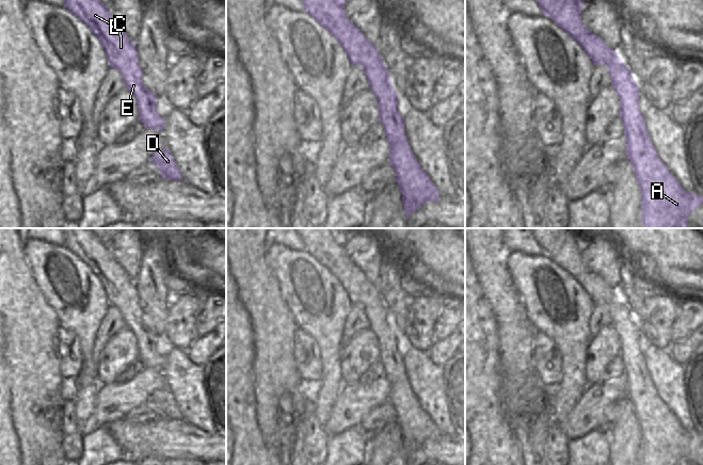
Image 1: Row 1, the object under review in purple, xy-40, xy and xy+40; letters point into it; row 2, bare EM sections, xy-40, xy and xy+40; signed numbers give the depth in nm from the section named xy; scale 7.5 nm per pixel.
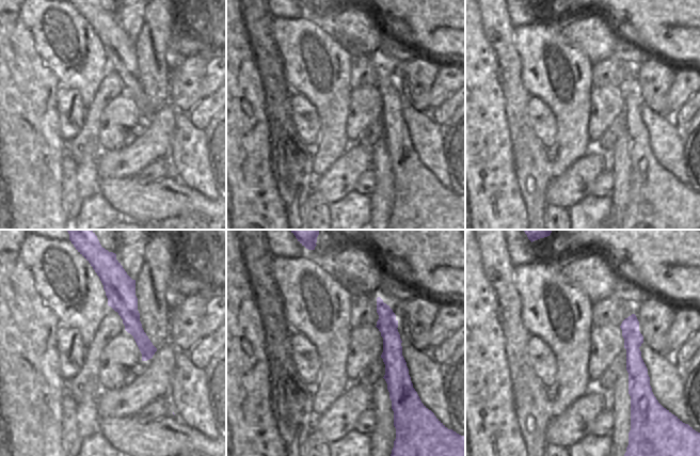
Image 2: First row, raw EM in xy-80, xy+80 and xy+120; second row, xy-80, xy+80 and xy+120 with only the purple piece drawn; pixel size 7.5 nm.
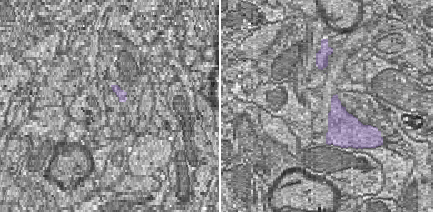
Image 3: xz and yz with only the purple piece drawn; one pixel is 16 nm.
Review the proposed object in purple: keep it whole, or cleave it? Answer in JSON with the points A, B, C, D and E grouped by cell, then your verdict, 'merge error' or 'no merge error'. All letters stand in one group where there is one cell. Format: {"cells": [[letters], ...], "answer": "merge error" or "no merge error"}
{"cells": [["A", "B", "C", "D", "E"]], "answer": "no merge error"}

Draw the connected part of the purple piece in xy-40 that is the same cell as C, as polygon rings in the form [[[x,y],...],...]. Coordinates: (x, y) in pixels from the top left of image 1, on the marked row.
[[[65,0],[64,7],[77,16],[93,32],[106,51],[110,67],[115,67],[121,73],[126,87],[135,96],[140,111],[140,122],[146,129],[156,129],[163,132],[165,118],[162,118],[157,113],[157,95],[148,91],[142,81],[143,73],[135,44],[112,17],[108,5],[105,5],[99,0]]]

